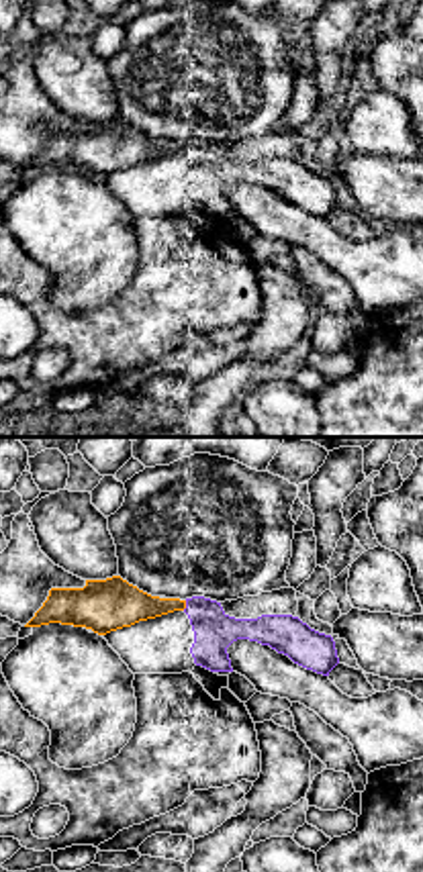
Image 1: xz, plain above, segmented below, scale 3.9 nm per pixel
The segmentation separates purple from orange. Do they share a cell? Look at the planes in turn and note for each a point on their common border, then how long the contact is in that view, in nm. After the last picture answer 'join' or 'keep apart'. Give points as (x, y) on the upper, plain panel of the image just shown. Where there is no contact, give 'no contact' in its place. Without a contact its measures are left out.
meets purple at (186, 148); contact 40 nm long

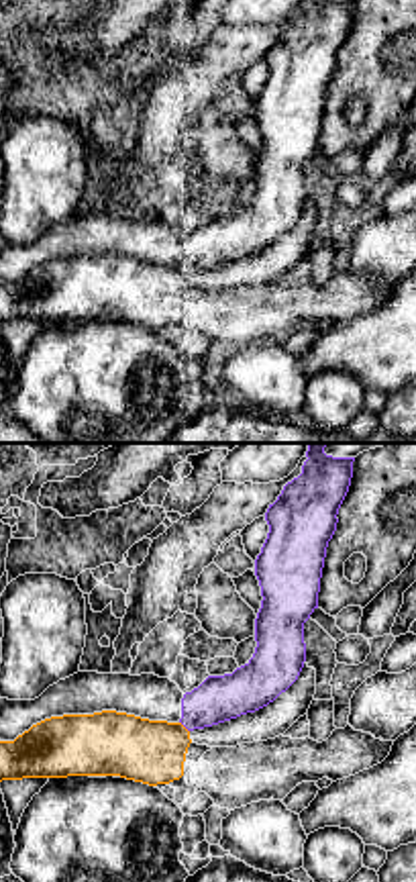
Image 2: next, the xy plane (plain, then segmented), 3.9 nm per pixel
meets purple at (184, 268); contact 60 nm long

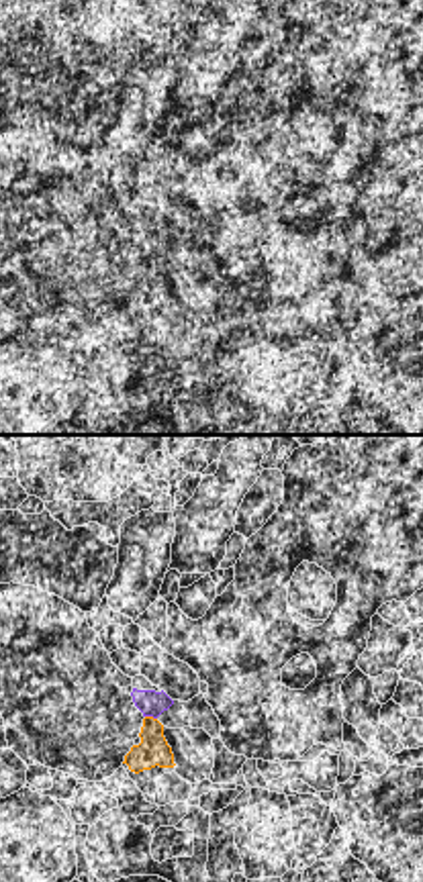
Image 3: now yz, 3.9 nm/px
meets purple at (152, 258); contact 50 nm long

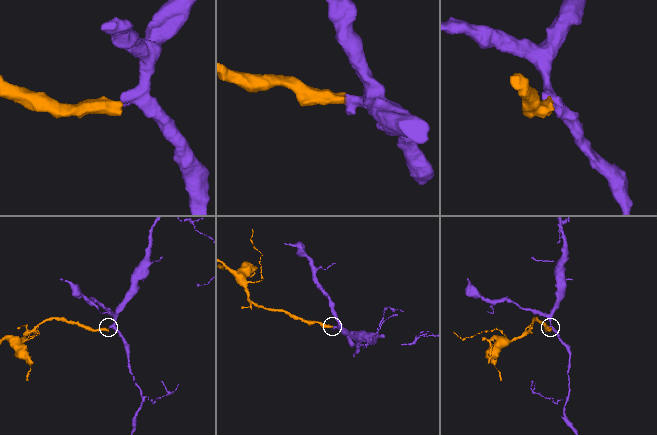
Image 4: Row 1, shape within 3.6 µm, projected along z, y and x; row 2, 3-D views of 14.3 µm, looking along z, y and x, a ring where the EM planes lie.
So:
keep apart

